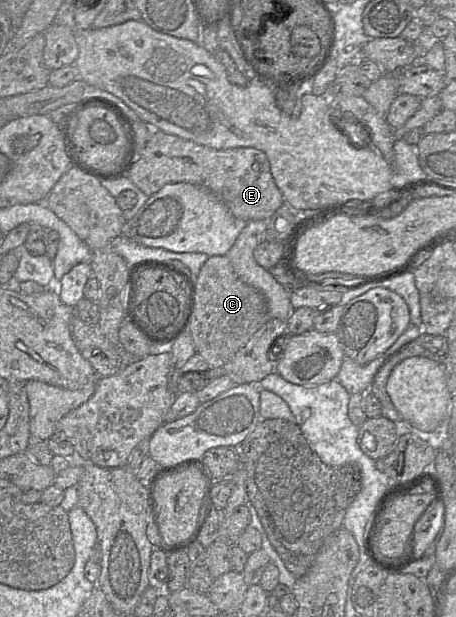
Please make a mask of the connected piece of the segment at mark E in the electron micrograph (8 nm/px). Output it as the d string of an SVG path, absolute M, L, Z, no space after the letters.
M155 130L145 147L137 153L127 177L148 197L165 184L196 184L218 196L235 218L246 222L270 218L284 201L266 154L256 148L217 150Z

